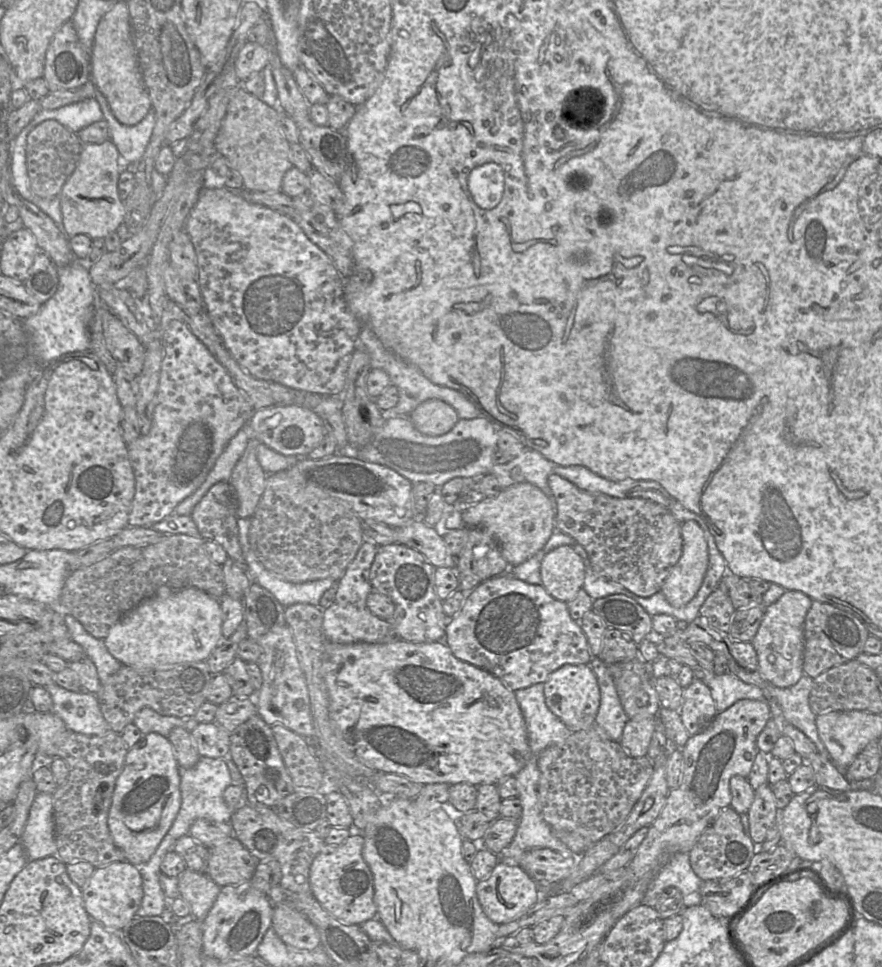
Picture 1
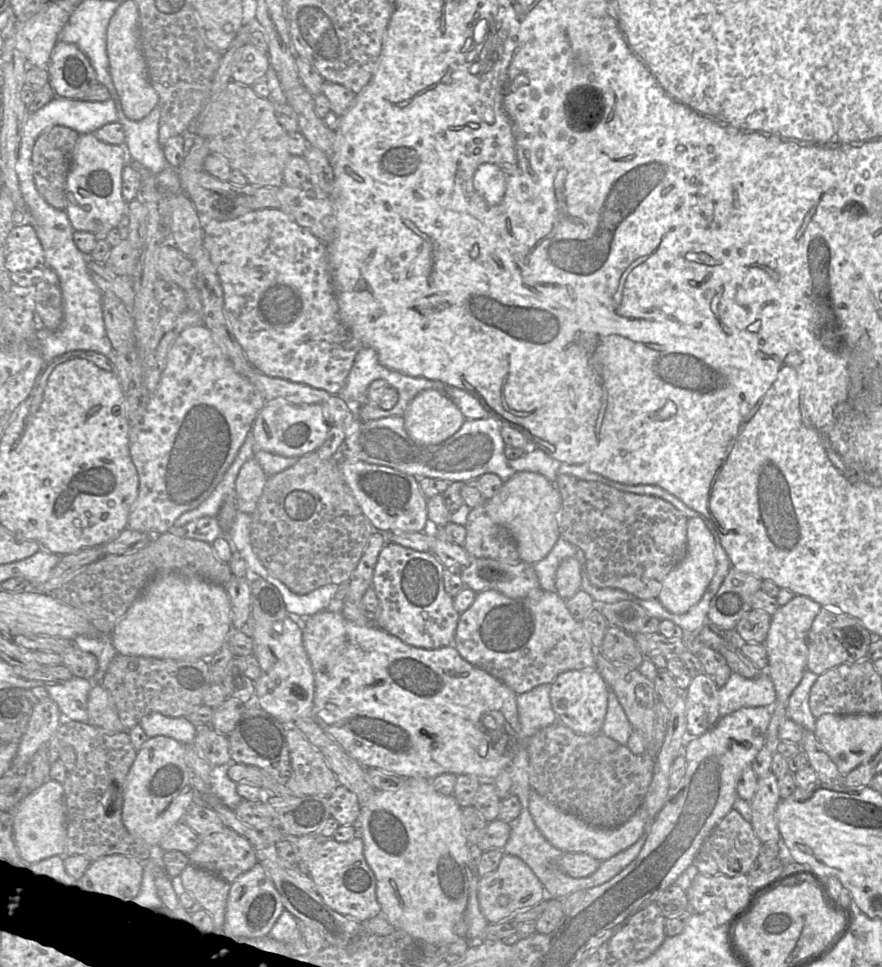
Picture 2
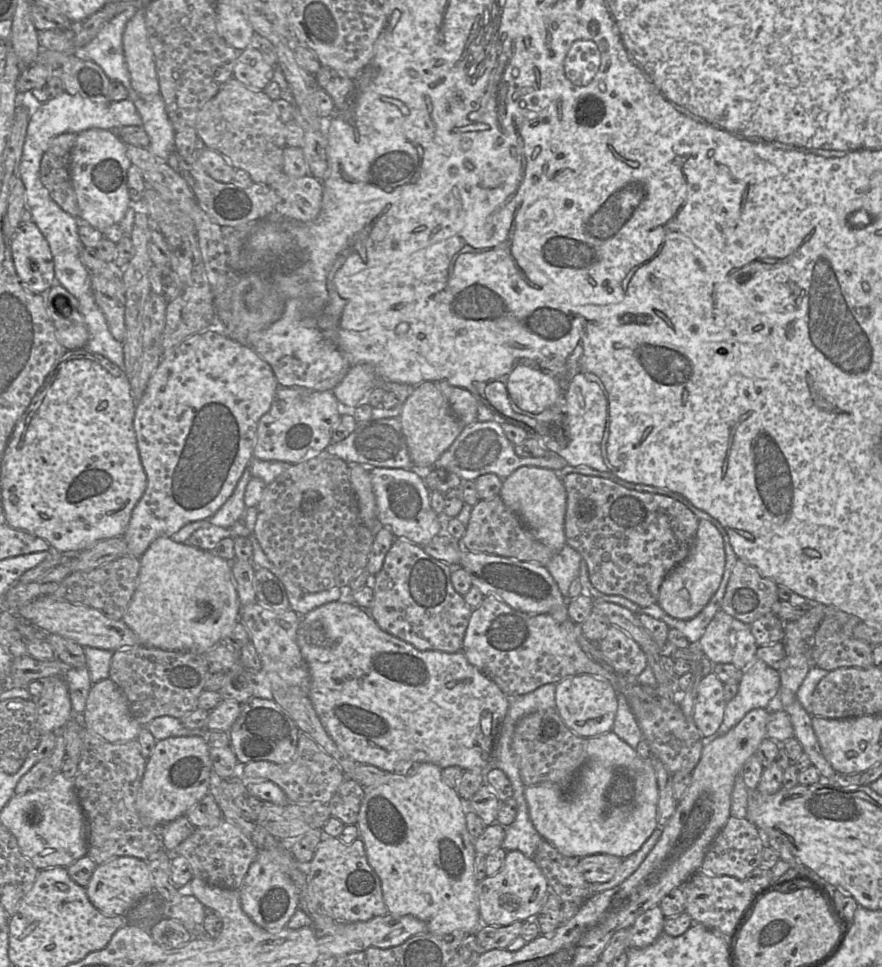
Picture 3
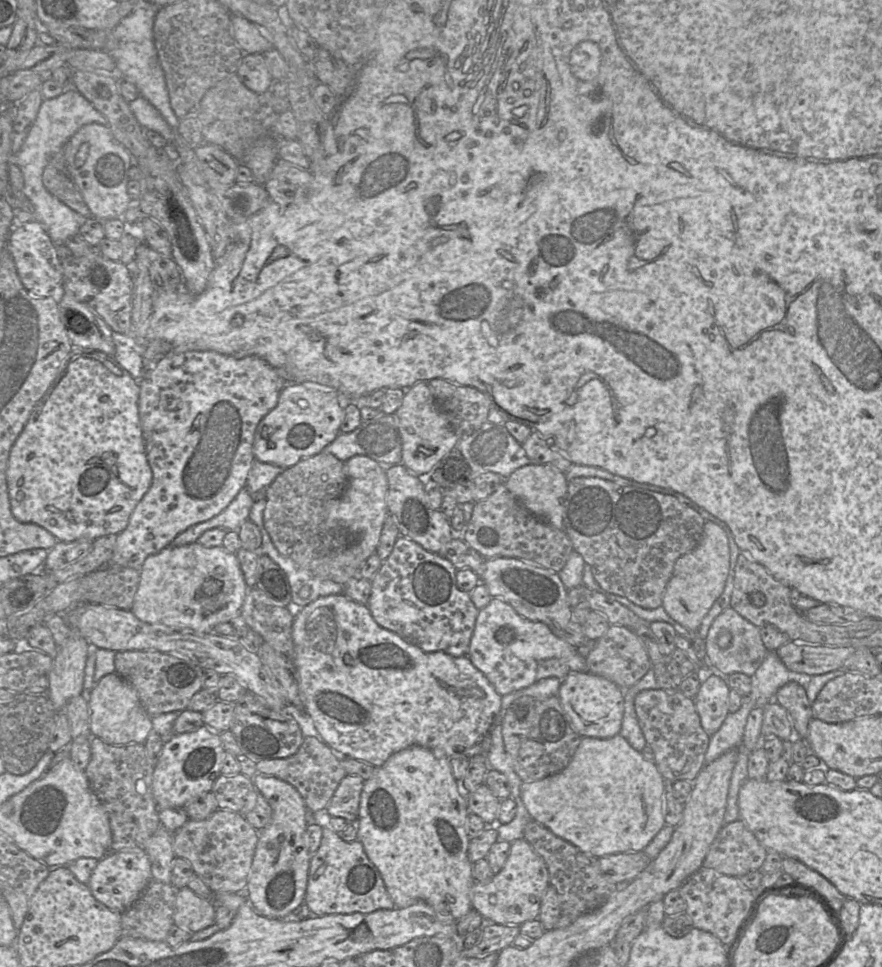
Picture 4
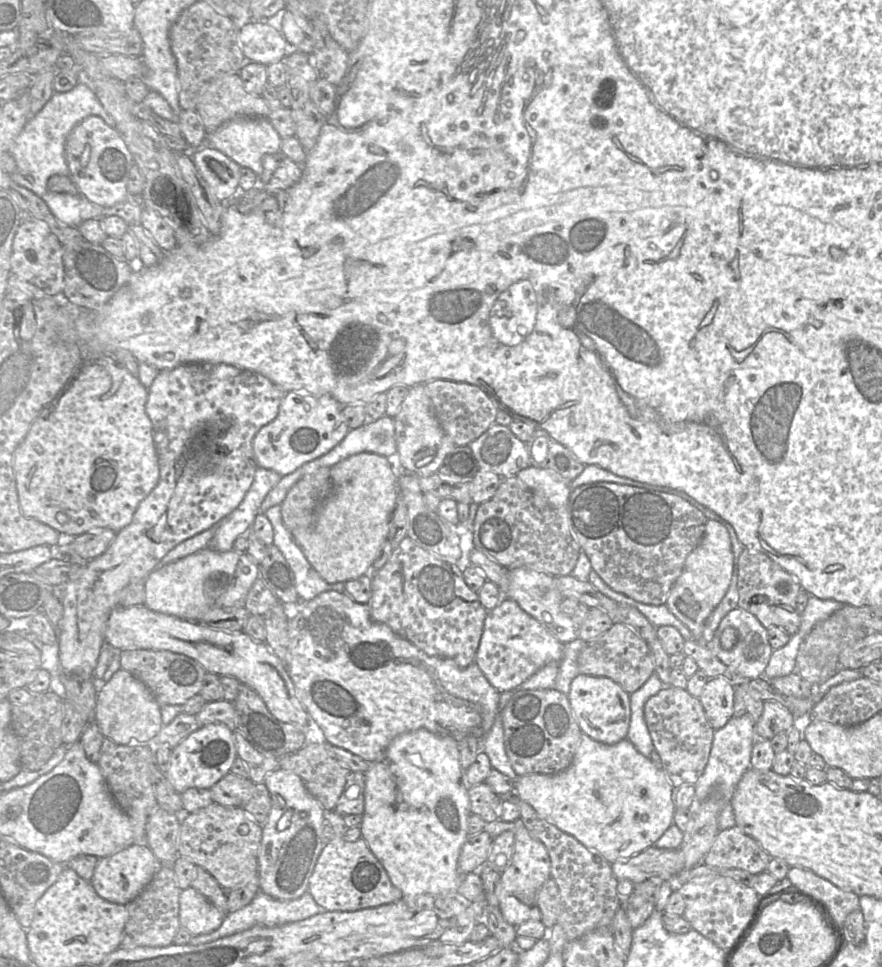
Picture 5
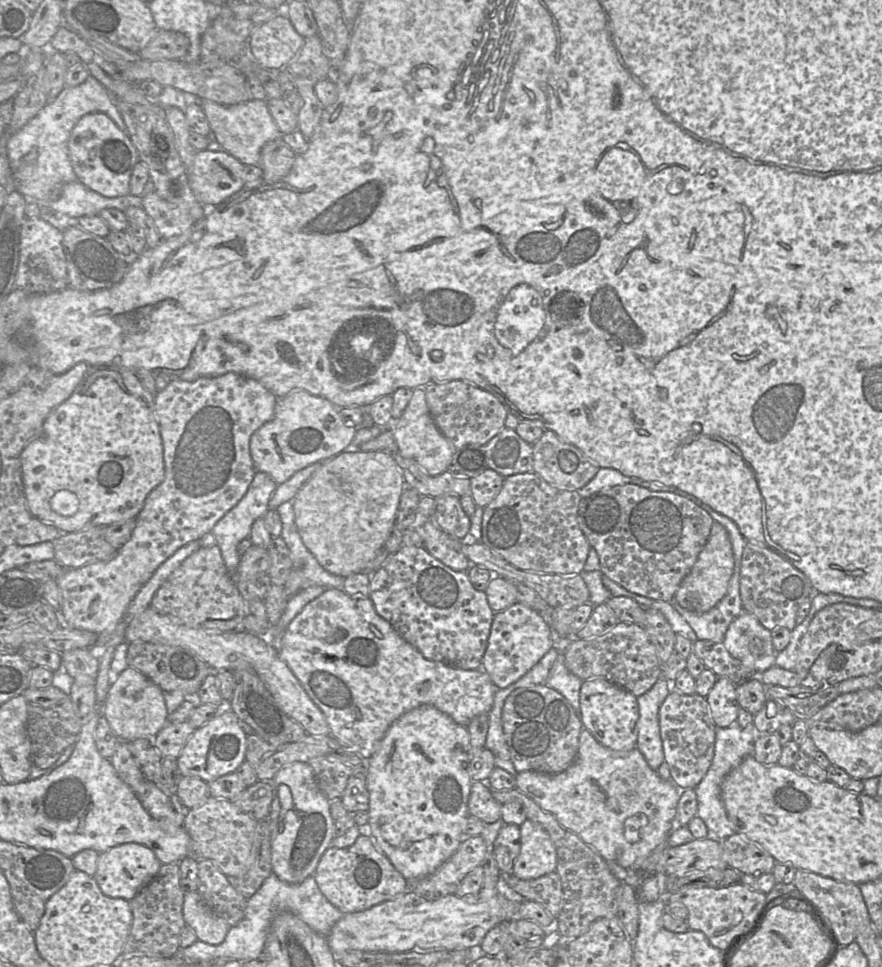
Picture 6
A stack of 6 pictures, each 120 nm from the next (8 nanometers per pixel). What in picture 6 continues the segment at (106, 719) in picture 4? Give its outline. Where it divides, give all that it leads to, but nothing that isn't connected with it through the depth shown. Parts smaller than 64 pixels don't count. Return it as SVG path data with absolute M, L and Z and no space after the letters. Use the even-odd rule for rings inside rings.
M127 667L110 685L104 703L98 708L98 716L107 720L119 741L147 738L155 746L154 736L166 725L168 713L159 686L136 669Z

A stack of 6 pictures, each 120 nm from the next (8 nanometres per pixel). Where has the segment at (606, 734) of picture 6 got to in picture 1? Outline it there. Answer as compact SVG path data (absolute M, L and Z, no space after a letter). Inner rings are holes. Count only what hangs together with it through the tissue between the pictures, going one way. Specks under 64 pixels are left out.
M566 664L552 672L544 682L544 696L547 707L570 730L588 730L595 724L600 706L600 689L596 675L589 664Z

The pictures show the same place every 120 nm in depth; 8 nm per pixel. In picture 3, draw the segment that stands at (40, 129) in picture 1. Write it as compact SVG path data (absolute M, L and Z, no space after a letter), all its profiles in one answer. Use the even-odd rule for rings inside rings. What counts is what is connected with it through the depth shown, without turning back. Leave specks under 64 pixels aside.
M61 133L49 143L40 162L40 179L51 198L71 216L79 216L79 208L72 185L70 155L77 134Z

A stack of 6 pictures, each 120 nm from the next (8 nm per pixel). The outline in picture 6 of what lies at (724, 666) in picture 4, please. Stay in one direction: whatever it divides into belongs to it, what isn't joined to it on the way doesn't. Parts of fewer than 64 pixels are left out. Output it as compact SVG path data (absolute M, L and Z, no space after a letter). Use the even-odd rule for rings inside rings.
M743 611L730 623L722 642L734 658L739 659L745 666L752 668L756 674L761 674L775 665L778 651L776 651L772 644L771 631L765 628L749 612Z

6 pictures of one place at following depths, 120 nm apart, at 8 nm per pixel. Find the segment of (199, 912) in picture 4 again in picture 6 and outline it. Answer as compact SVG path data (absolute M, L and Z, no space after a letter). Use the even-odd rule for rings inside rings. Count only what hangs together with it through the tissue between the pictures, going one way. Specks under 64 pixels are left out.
M197 891L184 894L183 918L199 941L211 945L221 944L230 929L226 920L216 915Z

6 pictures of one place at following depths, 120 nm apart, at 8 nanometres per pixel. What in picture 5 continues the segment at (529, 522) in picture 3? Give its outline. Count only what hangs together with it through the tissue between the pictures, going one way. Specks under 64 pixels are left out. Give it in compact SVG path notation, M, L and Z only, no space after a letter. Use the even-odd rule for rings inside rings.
M529 466L516 474L533 493L533 504L545 507L566 507L570 495L570 482L551 469Z

